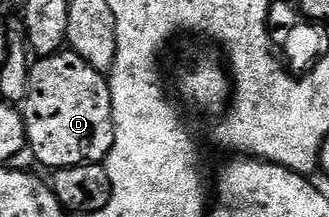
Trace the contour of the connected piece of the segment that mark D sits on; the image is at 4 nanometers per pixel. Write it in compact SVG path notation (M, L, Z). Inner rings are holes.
M71 50L57 52L54 56L44 56L35 59L30 65L30 89L26 95L20 111L26 123L26 142L29 151L34 151L34 156L47 170L63 168L64 166L80 166L81 164L100 164L109 157L114 141L114 119L112 118L112 98L110 97L110 81L101 72L97 72L84 60Z

